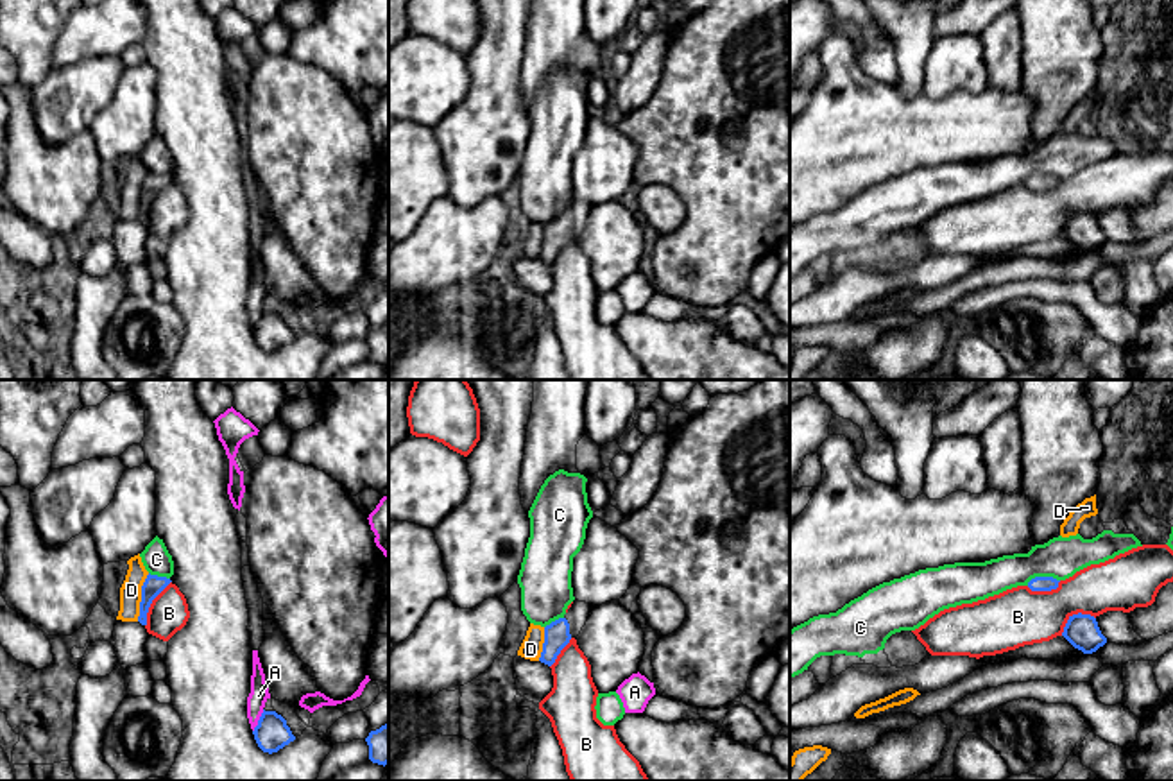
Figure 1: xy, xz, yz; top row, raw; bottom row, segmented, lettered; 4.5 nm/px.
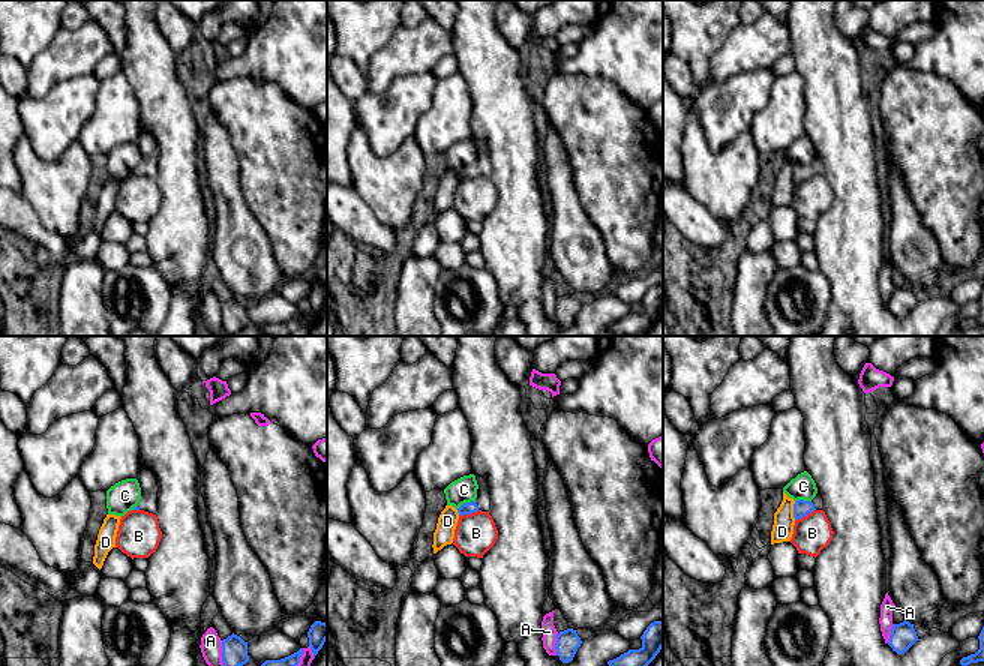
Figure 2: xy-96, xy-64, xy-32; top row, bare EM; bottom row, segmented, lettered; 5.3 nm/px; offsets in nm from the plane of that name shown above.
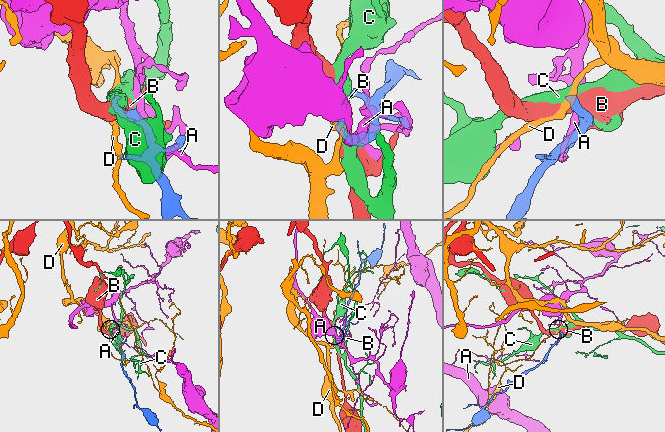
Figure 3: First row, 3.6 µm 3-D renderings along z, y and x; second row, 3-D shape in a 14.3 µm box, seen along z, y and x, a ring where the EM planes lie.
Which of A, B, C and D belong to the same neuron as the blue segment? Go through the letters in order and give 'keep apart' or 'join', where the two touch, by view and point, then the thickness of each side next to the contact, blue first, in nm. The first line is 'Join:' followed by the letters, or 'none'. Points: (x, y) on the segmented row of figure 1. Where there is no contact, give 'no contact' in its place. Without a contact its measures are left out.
Join: none
A: keep apart | xy (258, 720) | 150/90 nm
B: keep apart | yz (1073, 615) | 150/260 nm
C: keep apart | yz (1043, 577) | 60/190 nm
D: keep apart | xy (142, 597) | 90/100 nm

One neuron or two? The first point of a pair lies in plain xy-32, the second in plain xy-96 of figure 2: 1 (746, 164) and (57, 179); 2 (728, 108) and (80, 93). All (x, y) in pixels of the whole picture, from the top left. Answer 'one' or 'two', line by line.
1: one
2: one

